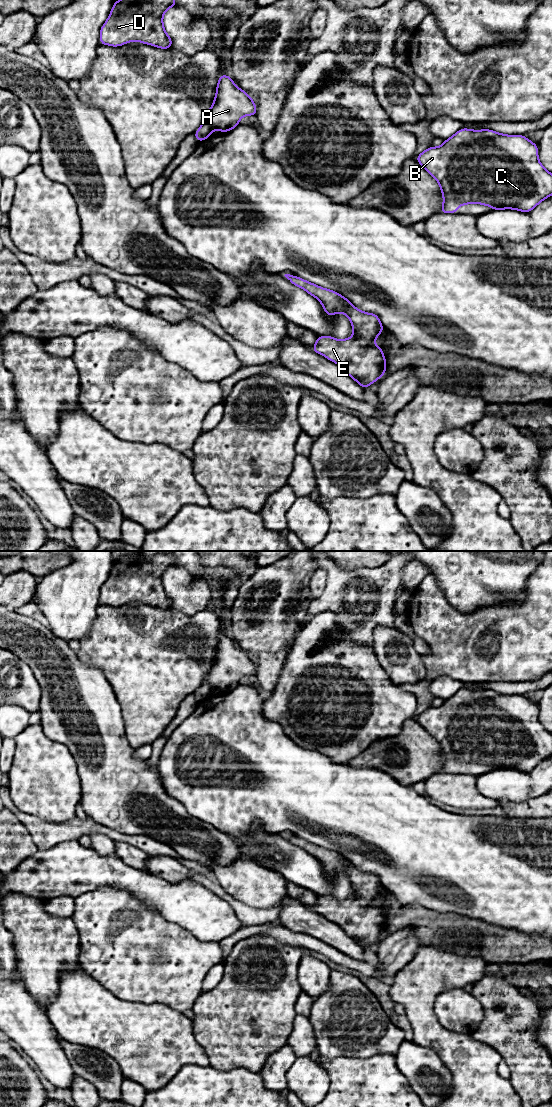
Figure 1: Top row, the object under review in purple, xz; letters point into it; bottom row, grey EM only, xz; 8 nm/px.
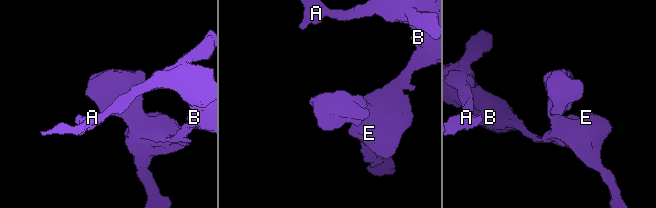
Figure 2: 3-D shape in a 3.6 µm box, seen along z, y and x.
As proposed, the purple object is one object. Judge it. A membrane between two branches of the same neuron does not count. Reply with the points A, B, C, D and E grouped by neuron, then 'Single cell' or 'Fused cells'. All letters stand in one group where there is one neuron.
Groups: A B C D E. Single cell

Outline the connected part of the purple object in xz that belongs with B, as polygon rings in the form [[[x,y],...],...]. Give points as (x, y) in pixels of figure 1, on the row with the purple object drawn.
[[[462,128],[456,132],[452,137],[444,141],[439,147],[429,147],[424,152],[415,157],[418,163],[438,181],[441,192],[443,194],[443,207],[439,213],[457,213],[457,208],[461,205],[467,205],[470,203],[477,203],[481,205],[487,205],[494,210],[502,209],[515,209],[522,212],[532,211],[541,201],[547,197],[552,196],[552,173],[547,171],[538,159],[538,146],[532,141],[527,139],[524,135],[505,135],[493,130],[471,130]]]

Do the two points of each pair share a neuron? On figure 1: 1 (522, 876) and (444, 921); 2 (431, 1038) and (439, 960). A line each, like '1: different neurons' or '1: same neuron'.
1: different neurons
2: same neuron

